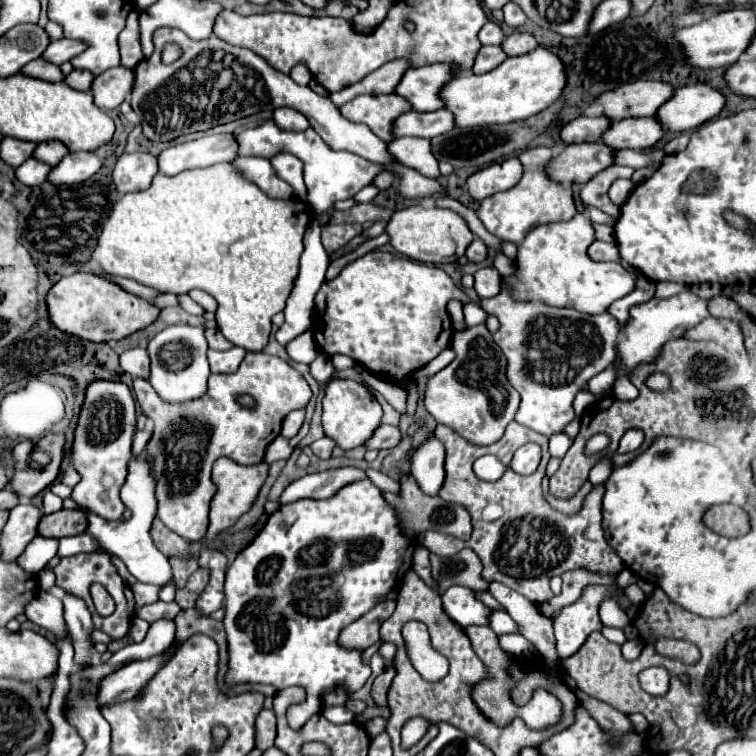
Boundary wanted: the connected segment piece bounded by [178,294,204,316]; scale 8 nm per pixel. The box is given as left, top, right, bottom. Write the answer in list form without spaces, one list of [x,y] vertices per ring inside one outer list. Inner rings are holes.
[[[188,294],[178,295],[179,304],[186,312],[196,316],[202,316],[204,309],[194,302]]]

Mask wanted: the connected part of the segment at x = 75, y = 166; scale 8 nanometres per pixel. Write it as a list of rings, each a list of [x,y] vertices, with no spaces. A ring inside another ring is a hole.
[[[78,151],[78,155],[66,155],[58,165],[48,173],[48,183],[52,185],[74,185],[86,181],[102,167],[102,159],[96,153],[86,155],[86,151]]]

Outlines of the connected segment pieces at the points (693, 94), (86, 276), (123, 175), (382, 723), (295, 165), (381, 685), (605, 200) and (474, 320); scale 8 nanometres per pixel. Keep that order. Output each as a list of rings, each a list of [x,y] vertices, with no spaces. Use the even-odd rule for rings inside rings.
[[[704,83],[686,85],[672,93],[672,97],[658,109],[656,119],[666,131],[686,131],[716,117],[722,107],[724,97],[716,89]]]
[[[74,273],[62,277],[48,291],[46,303],[48,303],[48,321],[52,327],[90,343],[124,339],[140,331],[142,327],[148,327],[158,317],[160,311],[150,301],[134,297],[124,289],[120,289],[118,285],[90,273]]]
[[[124,153],[122,157],[118,157],[118,163],[112,171],[112,181],[116,185],[118,193],[134,193],[134,191],[144,191],[150,187],[152,177],[158,173],[158,161],[154,155],[150,153]]]
[[[374,717],[374,719],[370,719],[364,725],[364,729],[366,729],[366,733],[368,733],[370,739],[374,739],[376,735],[380,735],[384,731],[384,727],[386,727],[386,719],[384,717]]]
[[[276,155],[274,159],[270,159],[270,163],[276,175],[292,185],[294,197],[306,203],[306,187],[302,183],[302,163],[298,163],[298,159],[294,159],[292,155]]]
[[[390,661],[390,665],[384,669],[384,673],[378,675],[378,679],[374,679],[370,695],[372,695],[372,701],[376,707],[386,707],[386,695],[388,695],[388,689],[392,685],[394,671],[396,671],[396,665],[394,665],[394,661]]]
[[[610,167],[602,173],[598,173],[594,179],[590,179],[584,189],[582,189],[582,201],[586,201],[588,205],[592,207],[598,207],[602,209],[606,215],[610,217],[620,217],[620,207],[610,203],[610,197],[608,197],[608,187],[612,185],[612,181],[616,177],[626,177],[630,179],[634,173],[632,167]]]
[[[466,303],[464,305],[464,323],[466,327],[474,327],[478,323],[484,323],[486,321],[486,311],[482,311],[480,305],[476,303]]]

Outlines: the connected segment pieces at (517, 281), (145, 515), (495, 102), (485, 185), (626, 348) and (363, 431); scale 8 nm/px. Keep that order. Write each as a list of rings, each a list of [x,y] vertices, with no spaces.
[[[576,213],[570,221],[542,225],[530,231],[518,245],[516,277],[508,277],[516,299],[540,299],[546,305],[570,307],[582,313],[604,313],[610,303],[634,291],[634,277],[620,263],[598,263],[586,255],[588,245],[595,240],[592,221],[584,213]]]
[[[146,451],[140,455],[134,455],[128,463],[128,475],[126,481],[122,485],[120,491],[120,499],[122,503],[132,511],[132,517],[128,521],[106,521],[94,513],[90,513],[88,509],[84,509],[86,517],[88,517],[88,533],[108,551],[114,553],[118,559],[124,561],[124,565],[128,567],[128,571],[142,583],[152,583],[152,585],[164,585],[166,581],[172,579],[172,567],[168,563],[168,557],[162,555],[154,543],[152,537],[148,533],[152,519],[156,517],[156,477],[154,477],[154,469],[152,469],[152,461],[154,457],[148,455]]]
[[[536,47],[532,53],[520,55],[520,57],[508,57],[500,67],[474,75],[474,73],[462,73],[454,79],[450,79],[442,89],[440,89],[440,99],[444,103],[444,109],[448,109],[454,115],[454,127],[484,127],[484,125],[502,125],[502,123],[512,123],[512,121],[522,121],[528,119],[530,115],[540,113],[546,109],[550,103],[554,103],[562,95],[562,87],[566,85],[566,75],[562,71],[562,61],[550,53],[544,47]]]
[[[510,157],[470,175],[468,191],[476,201],[482,201],[494,193],[512,189],[520,181],[522,173],[524,173],[522,163],[516,157]]]
[[[688,289],[670,299],[662,299],[662,301],[650,299],[648,303],[632,307],[630,321],[628,321],[628,325],[624,325],[626,339],[622,343],[618,343],[618,351],[622,355],[626,371],[632,371],[638,363],[650,363],[650,359],[654,359],[654,355],[658,355],[662,343],[680,337],[682,331],[702,323],[704,319],[708,319],[706,301]]]
[[[332,379],[324,393],[326,393],[322,399],[324,433],[326,437],[334,439],[342,449],[352,449],[352,447],[362,445],[380,425],[382,407],[376,401],[376,397],[368,391],[368,387],[364,387],[362,383],[350,381],[350,379]]]

